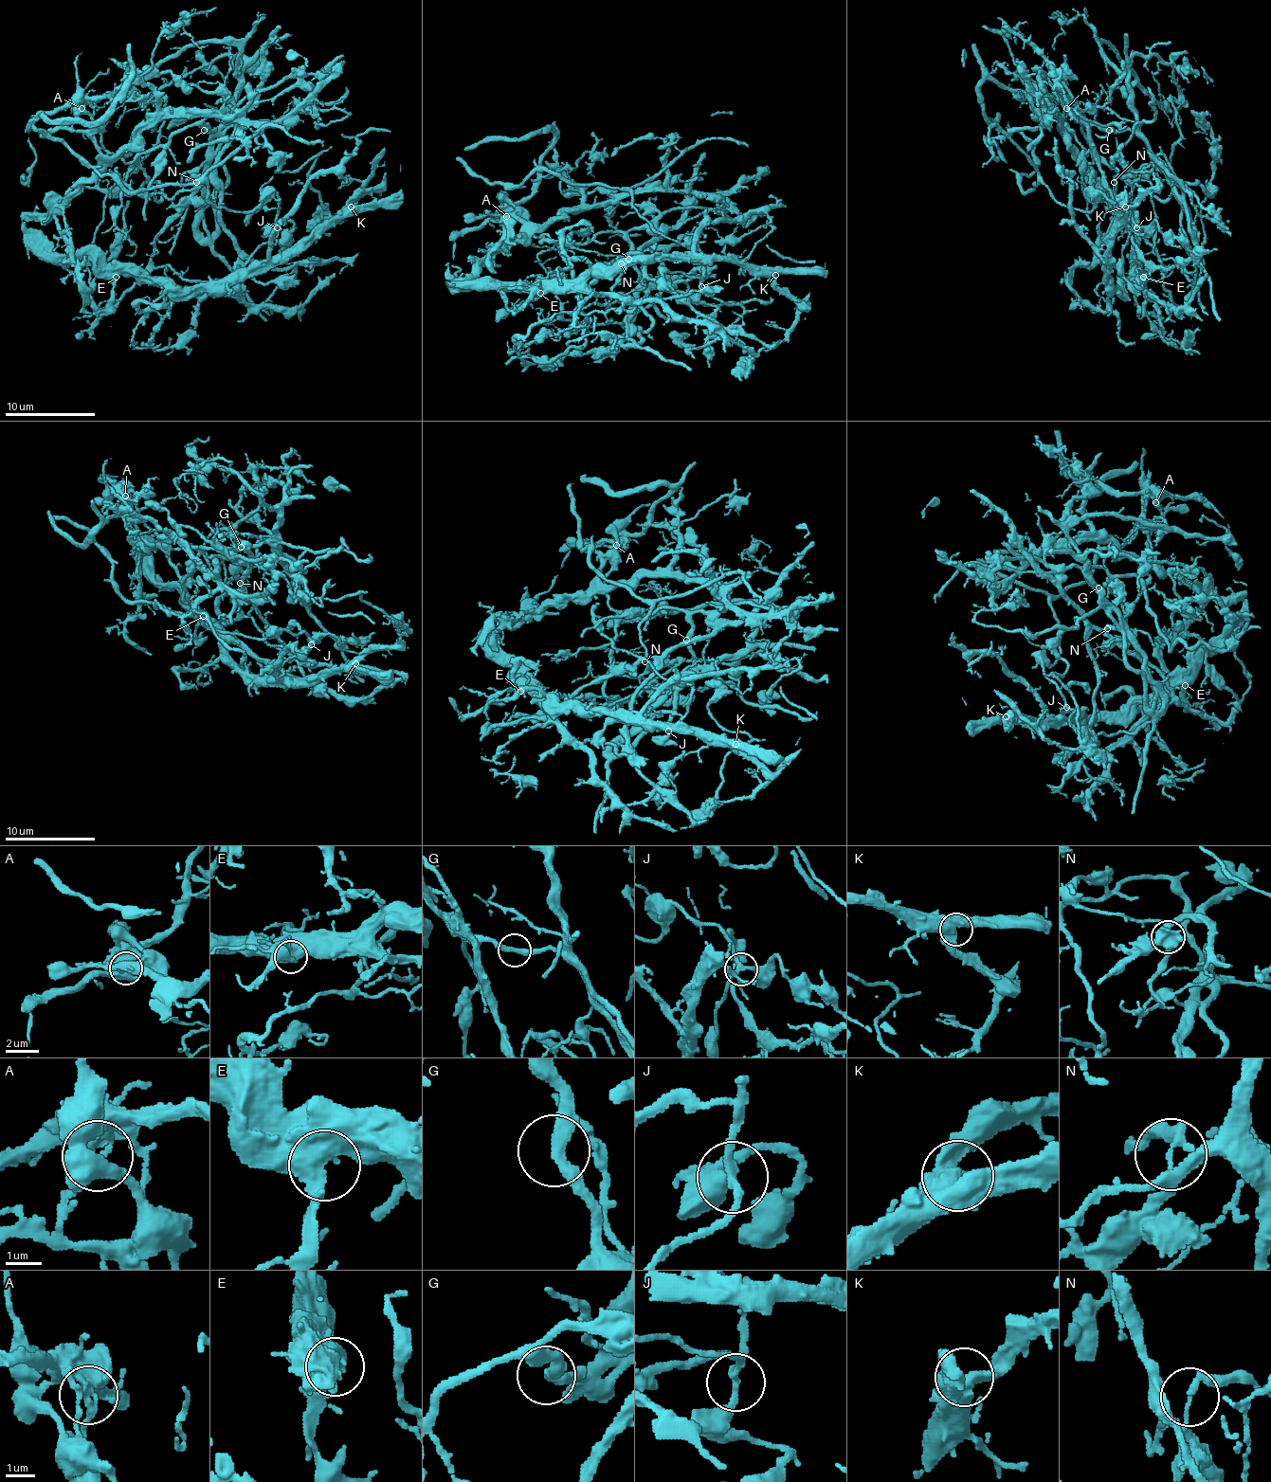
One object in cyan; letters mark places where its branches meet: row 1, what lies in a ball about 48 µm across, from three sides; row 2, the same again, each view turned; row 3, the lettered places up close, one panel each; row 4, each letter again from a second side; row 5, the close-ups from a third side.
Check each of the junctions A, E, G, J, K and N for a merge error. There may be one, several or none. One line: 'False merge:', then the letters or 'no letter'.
False merge: A, N

